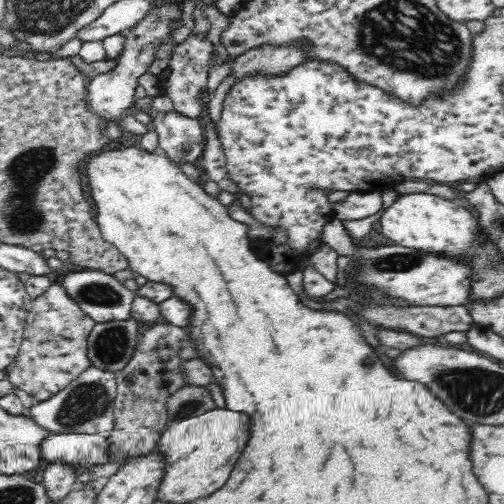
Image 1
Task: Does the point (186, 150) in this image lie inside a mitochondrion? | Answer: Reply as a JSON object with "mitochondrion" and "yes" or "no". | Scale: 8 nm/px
{"mitochondrion":"yes"}

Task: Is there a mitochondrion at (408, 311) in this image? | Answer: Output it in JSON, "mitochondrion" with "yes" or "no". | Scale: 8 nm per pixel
{"mitochondrion":"no"}

